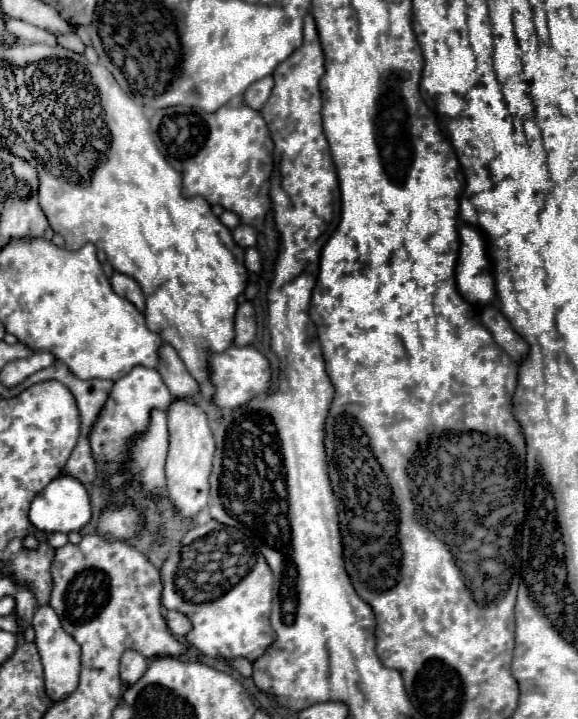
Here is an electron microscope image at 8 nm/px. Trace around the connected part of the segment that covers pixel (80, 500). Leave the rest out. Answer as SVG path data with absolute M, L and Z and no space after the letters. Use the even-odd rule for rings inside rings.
M56 477L40 491L30 505L30 523L42 533L70 533L80 531L92 517L88 491L74 477Z

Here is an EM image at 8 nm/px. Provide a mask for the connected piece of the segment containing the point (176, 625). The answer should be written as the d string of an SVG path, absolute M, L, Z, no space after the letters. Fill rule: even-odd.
M168 611L166 613L166 625L168 625L168 629L170 629L170 633L174 637L186 635L188 629L192 627L190 621L188 621L188 617L184 617L184 613L180 613L180 611Z

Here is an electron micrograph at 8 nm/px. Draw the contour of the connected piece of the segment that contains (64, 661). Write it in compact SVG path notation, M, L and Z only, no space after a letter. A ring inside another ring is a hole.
M40 605L34 613L32 619L34 631L36 631L36 645L42 657L42 665L44 665L44 677L46 677L46 695L58 703L62 699L66 699L70 693L74 693L76 685L78 685L78 673L80 673L80 647L76 645L76 641L62 629L60 619L56 615L56 611L50 605Z

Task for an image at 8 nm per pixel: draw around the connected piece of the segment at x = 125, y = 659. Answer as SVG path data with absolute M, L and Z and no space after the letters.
M128 649L120 659L120 677L128 685L132 685L132 681L138 681L144 675L146 667L148 667L148 659L142 653Z

